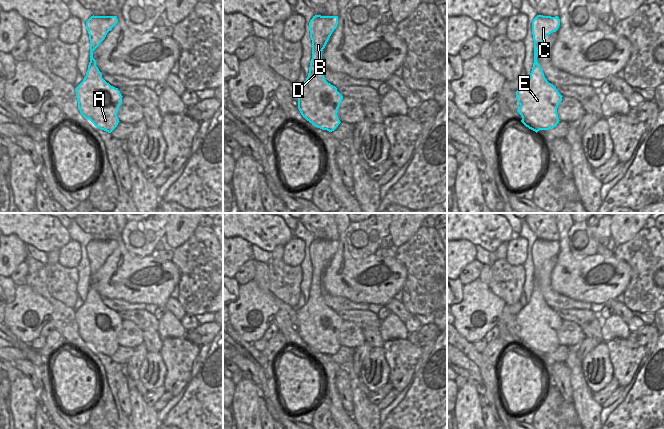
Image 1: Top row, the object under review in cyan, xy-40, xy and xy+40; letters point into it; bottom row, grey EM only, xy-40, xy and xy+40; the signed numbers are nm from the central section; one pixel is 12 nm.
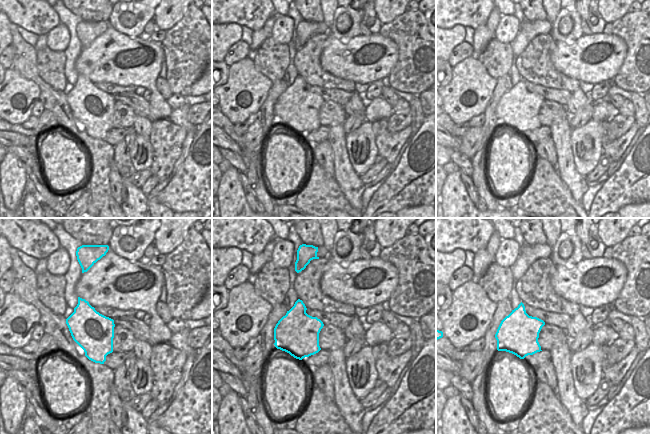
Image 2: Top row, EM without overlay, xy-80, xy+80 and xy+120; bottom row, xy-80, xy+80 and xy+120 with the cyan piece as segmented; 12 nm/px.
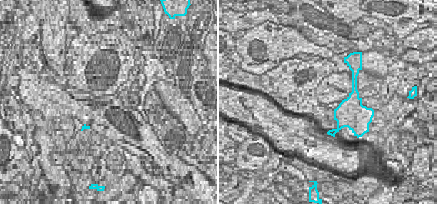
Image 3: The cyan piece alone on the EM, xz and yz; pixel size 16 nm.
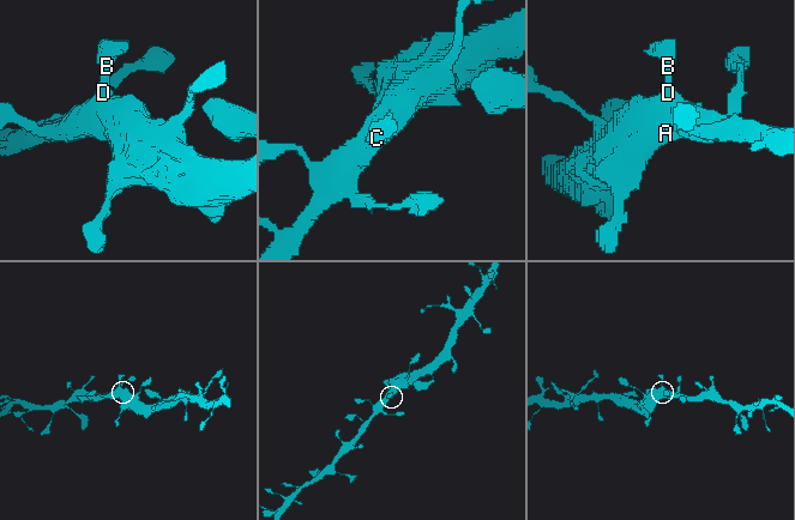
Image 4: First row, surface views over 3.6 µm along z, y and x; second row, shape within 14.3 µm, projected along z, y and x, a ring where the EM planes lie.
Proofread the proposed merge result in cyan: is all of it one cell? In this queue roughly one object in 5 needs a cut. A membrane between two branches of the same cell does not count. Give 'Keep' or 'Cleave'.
Keep.

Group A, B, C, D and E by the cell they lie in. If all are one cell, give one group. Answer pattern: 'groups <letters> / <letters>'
groups A B C D E

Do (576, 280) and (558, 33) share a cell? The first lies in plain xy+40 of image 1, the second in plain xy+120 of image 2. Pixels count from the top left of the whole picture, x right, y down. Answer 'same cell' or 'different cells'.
different cells

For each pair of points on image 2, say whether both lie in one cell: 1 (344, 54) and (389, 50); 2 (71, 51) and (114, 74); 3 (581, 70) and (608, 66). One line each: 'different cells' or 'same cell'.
1: same cell
2: different cells
3: same cell

